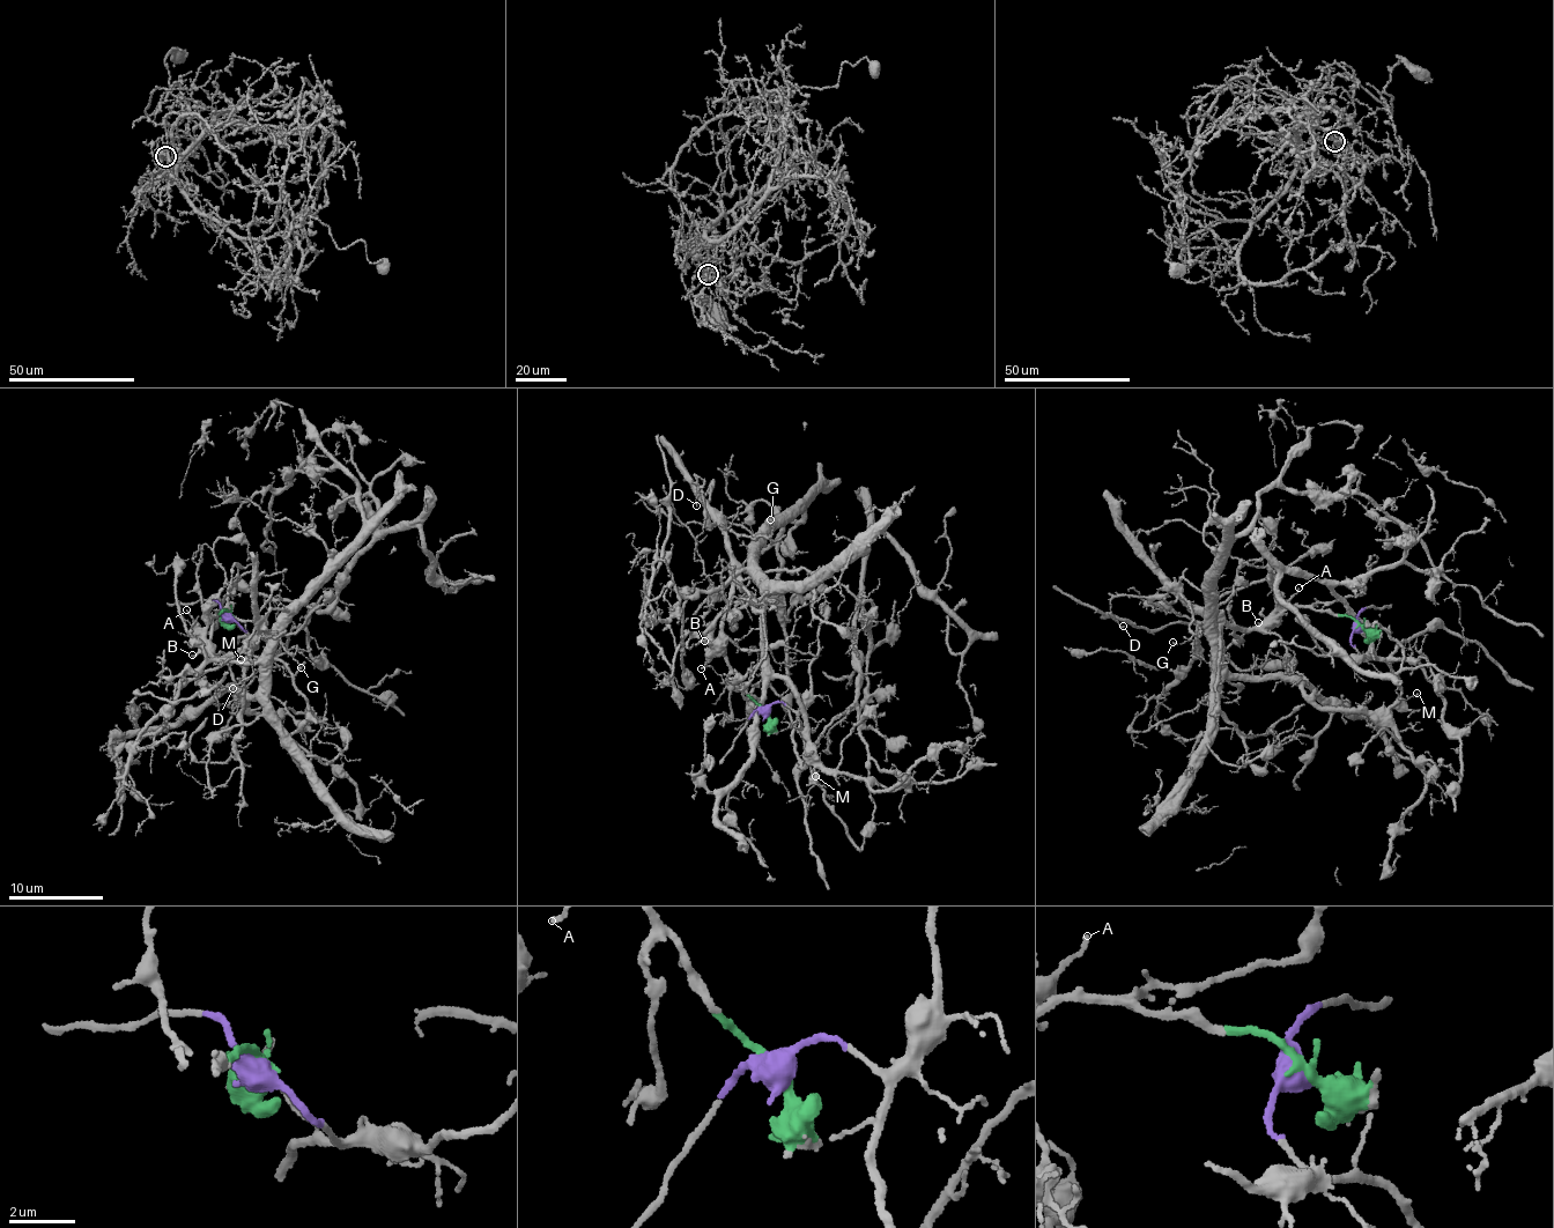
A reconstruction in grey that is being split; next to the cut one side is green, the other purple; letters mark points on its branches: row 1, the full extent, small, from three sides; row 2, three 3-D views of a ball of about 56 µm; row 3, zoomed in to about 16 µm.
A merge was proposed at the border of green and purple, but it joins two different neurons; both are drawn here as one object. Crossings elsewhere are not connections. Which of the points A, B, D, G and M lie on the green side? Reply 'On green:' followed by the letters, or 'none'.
On green: A, B, D, G

